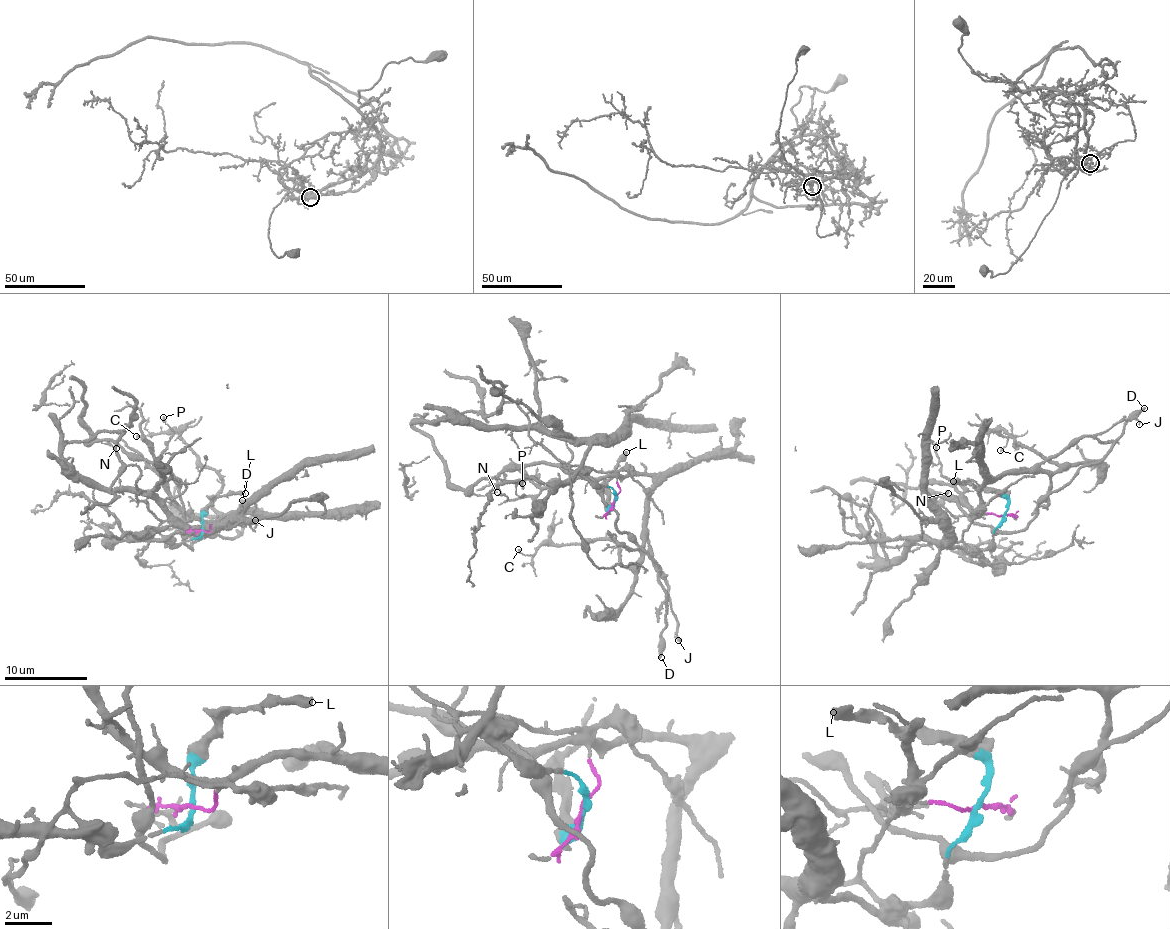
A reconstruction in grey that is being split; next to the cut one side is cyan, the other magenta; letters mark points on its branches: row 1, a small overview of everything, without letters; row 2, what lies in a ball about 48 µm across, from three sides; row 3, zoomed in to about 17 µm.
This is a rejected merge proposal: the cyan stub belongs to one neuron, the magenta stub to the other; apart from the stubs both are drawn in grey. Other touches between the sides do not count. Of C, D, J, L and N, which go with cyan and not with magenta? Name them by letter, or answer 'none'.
D, L, N

